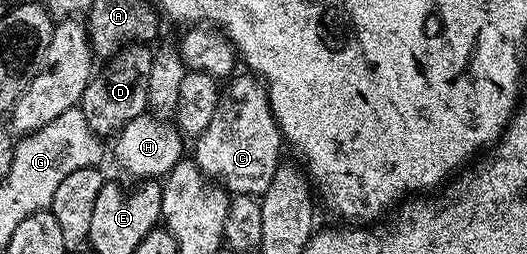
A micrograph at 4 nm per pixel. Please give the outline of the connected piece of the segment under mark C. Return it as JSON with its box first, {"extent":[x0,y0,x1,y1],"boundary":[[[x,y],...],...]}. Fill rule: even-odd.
{"extent":[192,75,284,199],"boundary":[[[253,75],[245,76],[231,76],[231,81],[224,85],[208,127],[193,142],[192,160],[207,178],[213,179],[231,194],[250,194],[258,199],[264,191],[268,191],[268,183],[272,183],[283,160],[284,142],[272,115],[266,86]]]}

